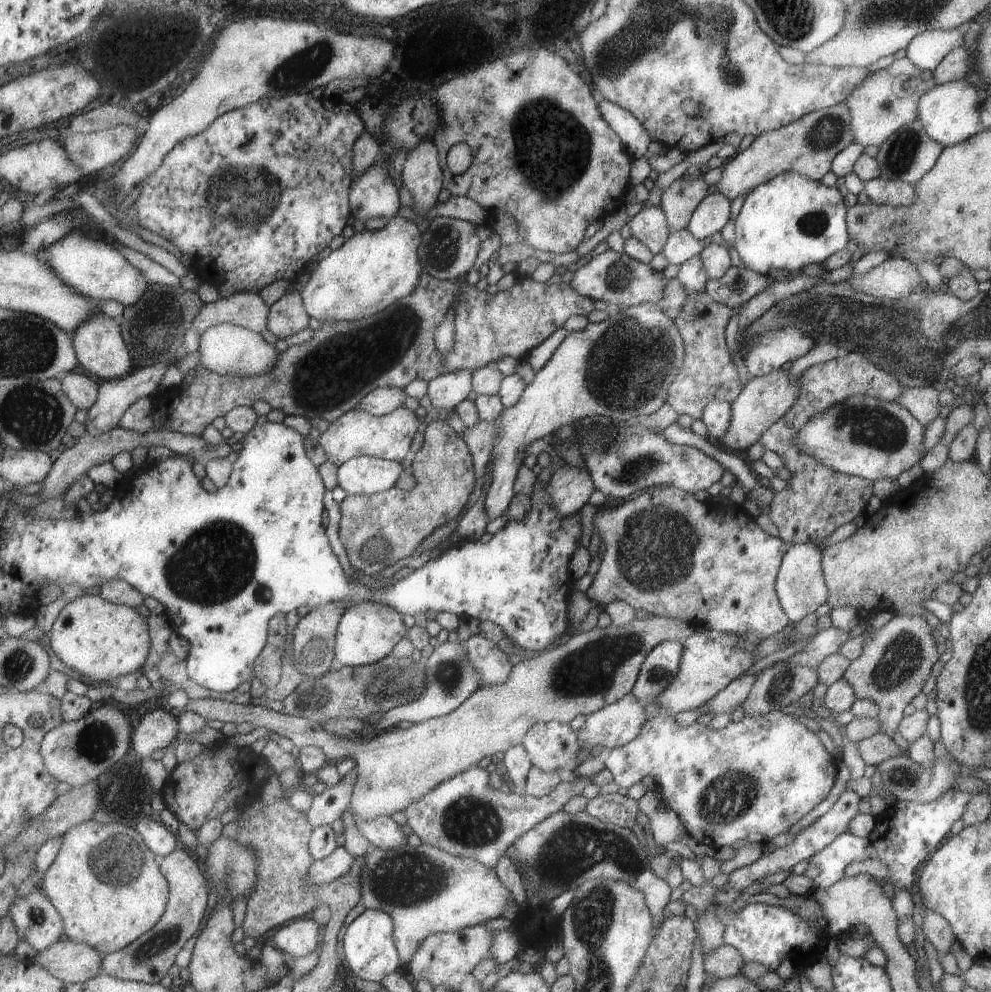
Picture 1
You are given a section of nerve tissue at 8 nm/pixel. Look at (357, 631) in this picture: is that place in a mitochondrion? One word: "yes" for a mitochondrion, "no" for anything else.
no

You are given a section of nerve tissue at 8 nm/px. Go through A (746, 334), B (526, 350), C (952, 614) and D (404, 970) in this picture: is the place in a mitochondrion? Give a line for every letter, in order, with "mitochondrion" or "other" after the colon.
A: mitochondrion
B: other
C: other
D: other

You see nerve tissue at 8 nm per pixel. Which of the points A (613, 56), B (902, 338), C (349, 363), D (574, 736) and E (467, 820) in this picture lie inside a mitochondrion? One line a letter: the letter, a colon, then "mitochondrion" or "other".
A: mitochondrion
B: mitochondrion
C: mitochondrion
D: other
E: mitochondrion

